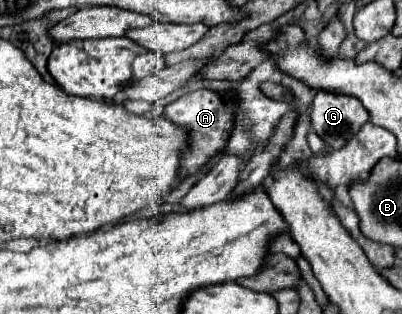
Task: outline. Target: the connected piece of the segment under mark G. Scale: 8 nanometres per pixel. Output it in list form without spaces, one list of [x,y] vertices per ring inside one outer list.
[[[319,91],[313,99],[311,127],[329,149],[345,147],[347,139],[353,139],[367,121],[369,115],[355,97]]]

